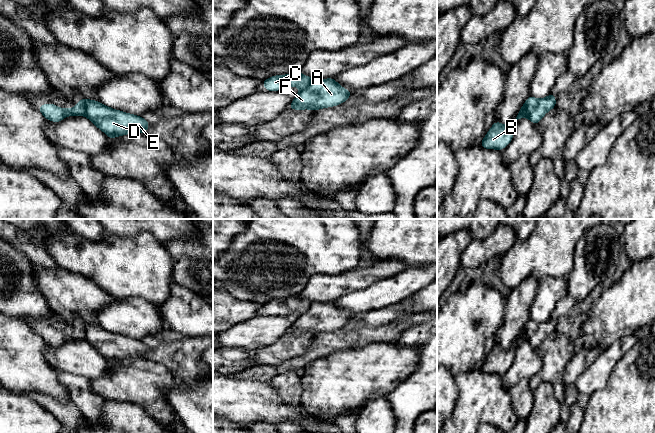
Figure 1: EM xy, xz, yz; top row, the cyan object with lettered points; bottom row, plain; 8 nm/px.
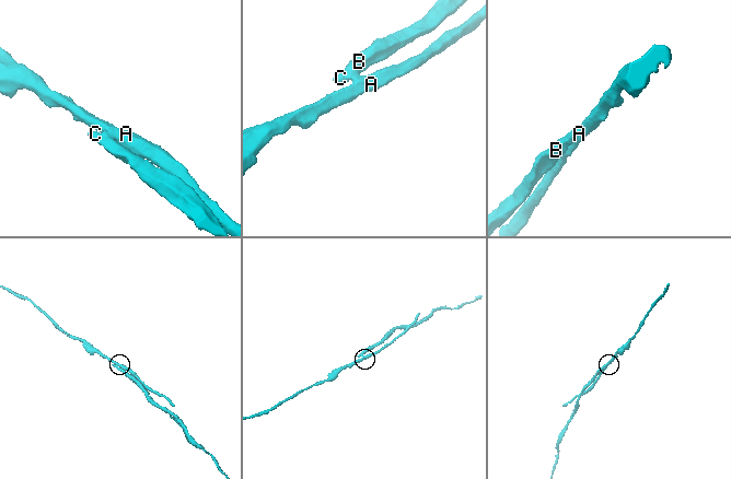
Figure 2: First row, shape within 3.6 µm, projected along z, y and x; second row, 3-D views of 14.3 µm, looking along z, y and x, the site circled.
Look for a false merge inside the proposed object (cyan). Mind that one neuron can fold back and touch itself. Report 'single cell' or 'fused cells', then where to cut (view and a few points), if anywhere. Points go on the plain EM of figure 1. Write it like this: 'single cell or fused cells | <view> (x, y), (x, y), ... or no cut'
fused cells | xy (83, 323), (85, 338)

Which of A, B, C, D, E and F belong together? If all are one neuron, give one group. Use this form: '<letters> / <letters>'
A D E F / B C

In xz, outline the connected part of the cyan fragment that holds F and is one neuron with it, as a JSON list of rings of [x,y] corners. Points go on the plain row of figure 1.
[[[312,302],[310,308],[293,323],[288,333],[311,333],[315,336],[321,332],[339,329],[351,319],[353,317],[339,309],[335,302]]]

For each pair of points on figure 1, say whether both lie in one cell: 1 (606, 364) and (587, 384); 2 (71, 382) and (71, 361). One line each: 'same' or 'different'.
1: same
2: different

